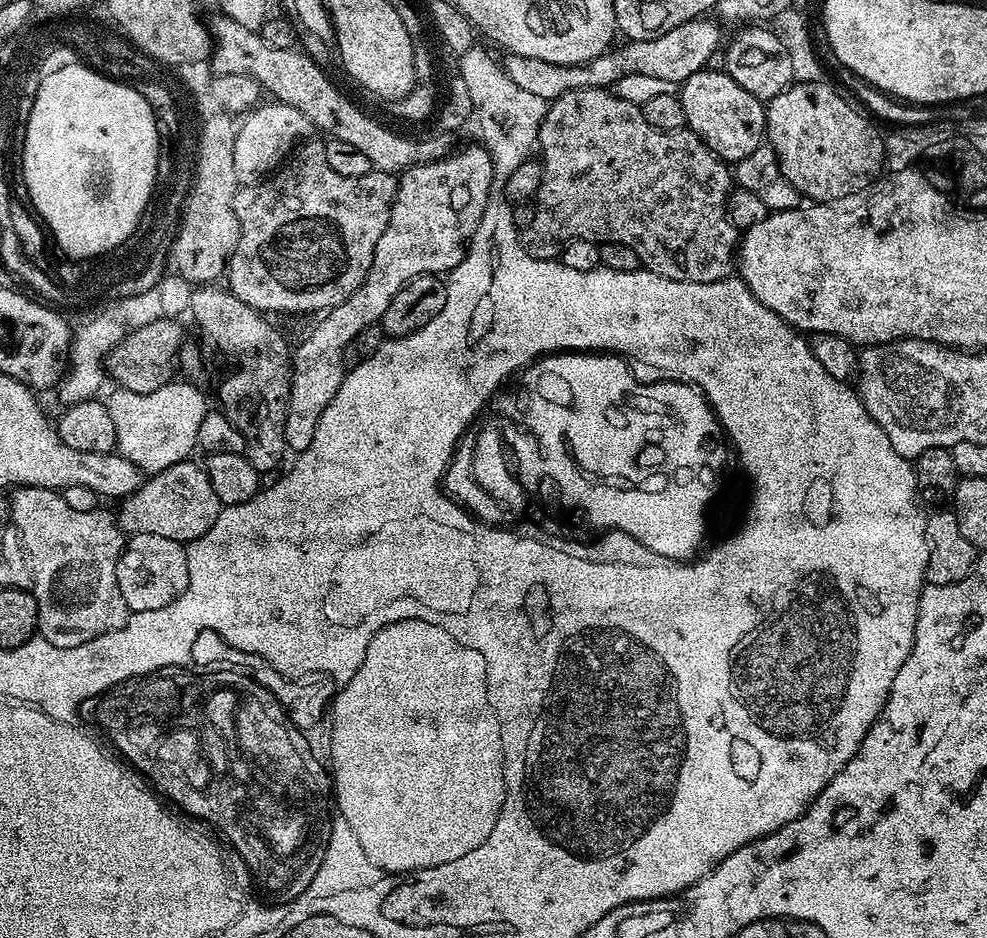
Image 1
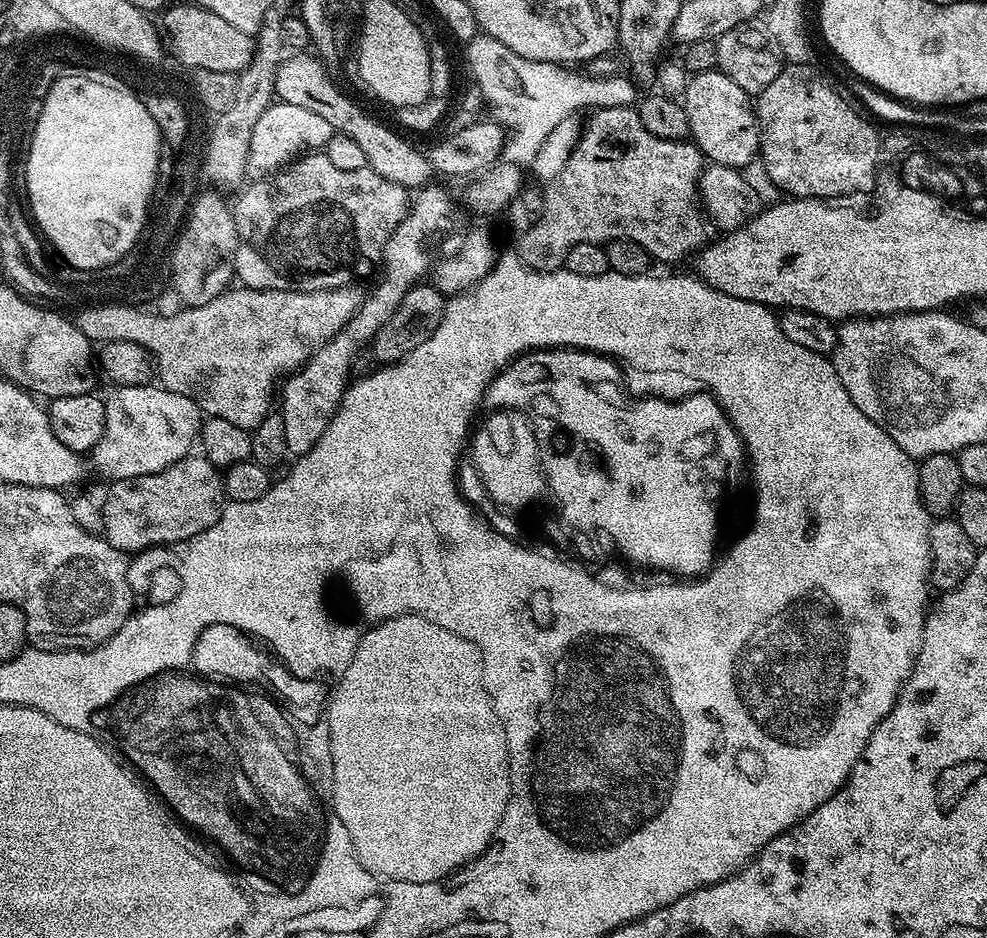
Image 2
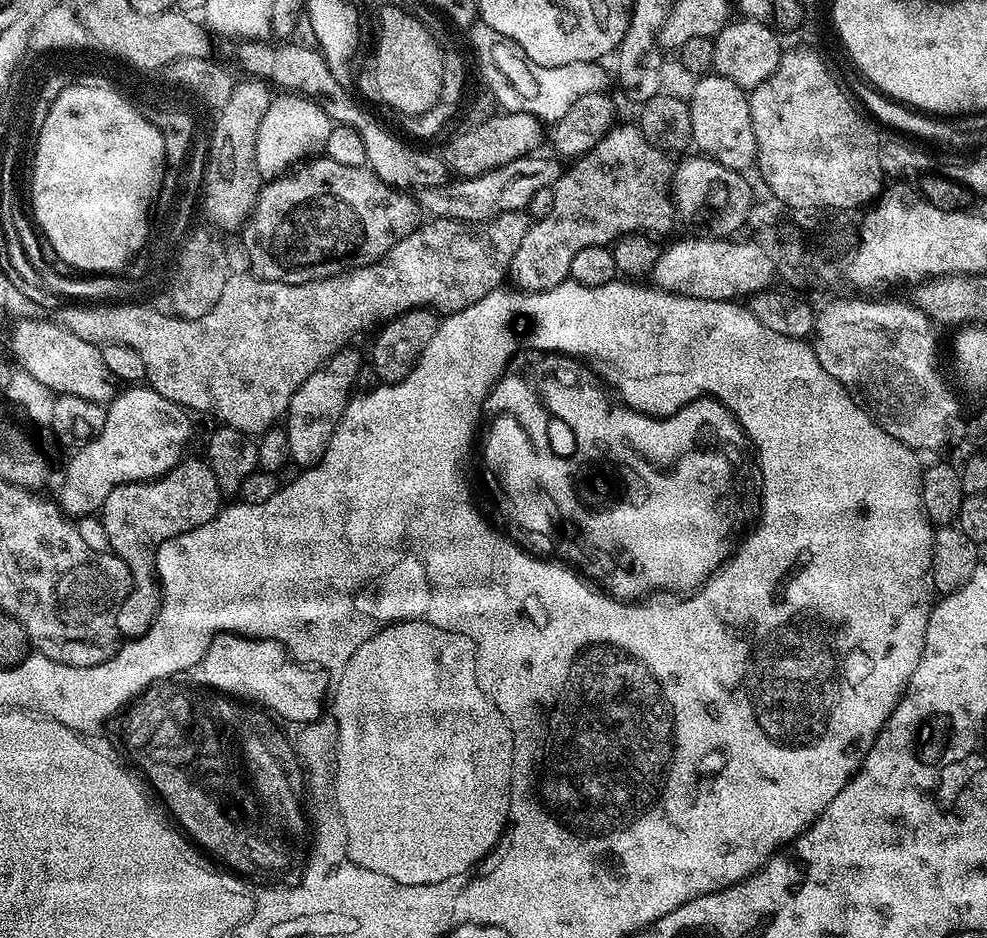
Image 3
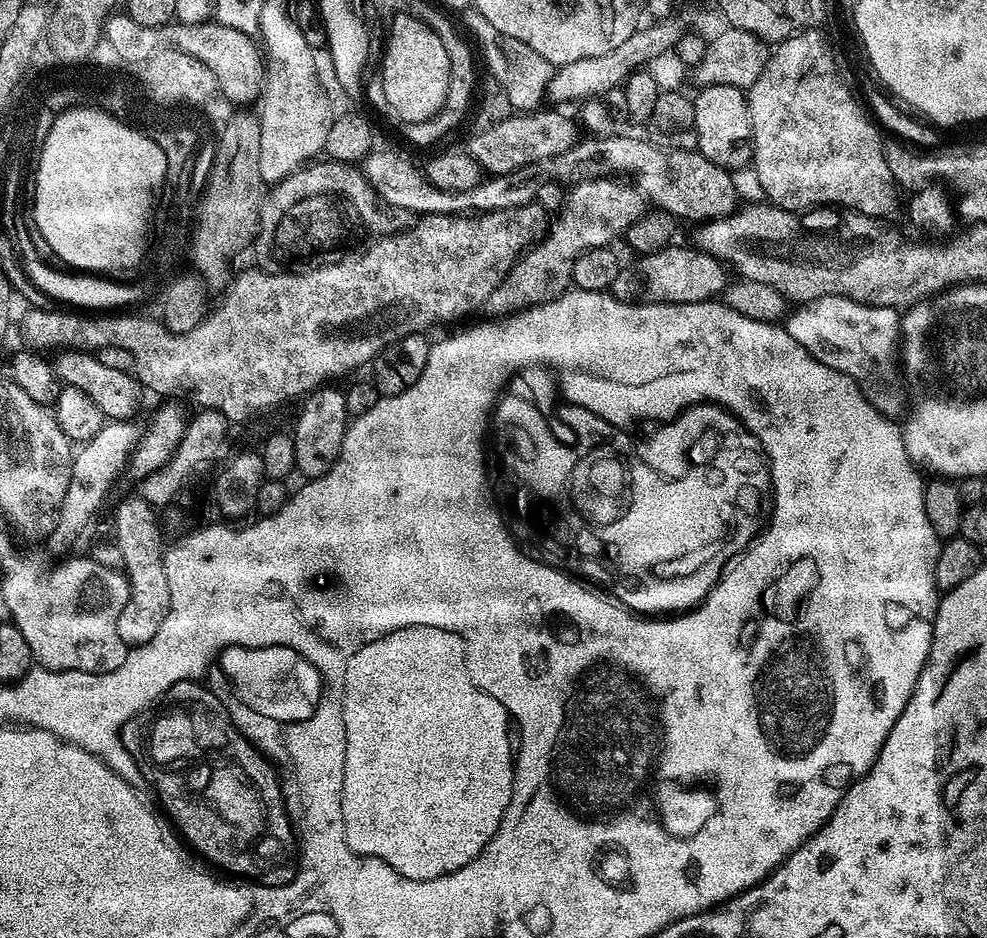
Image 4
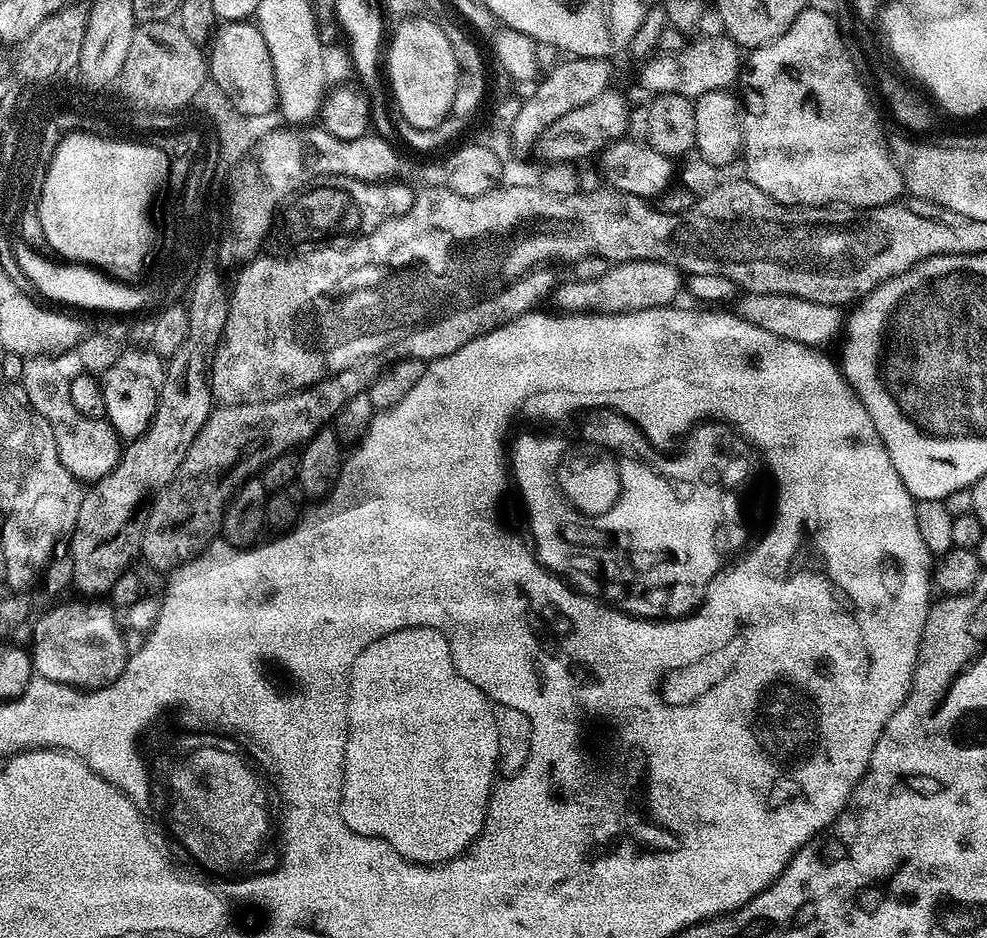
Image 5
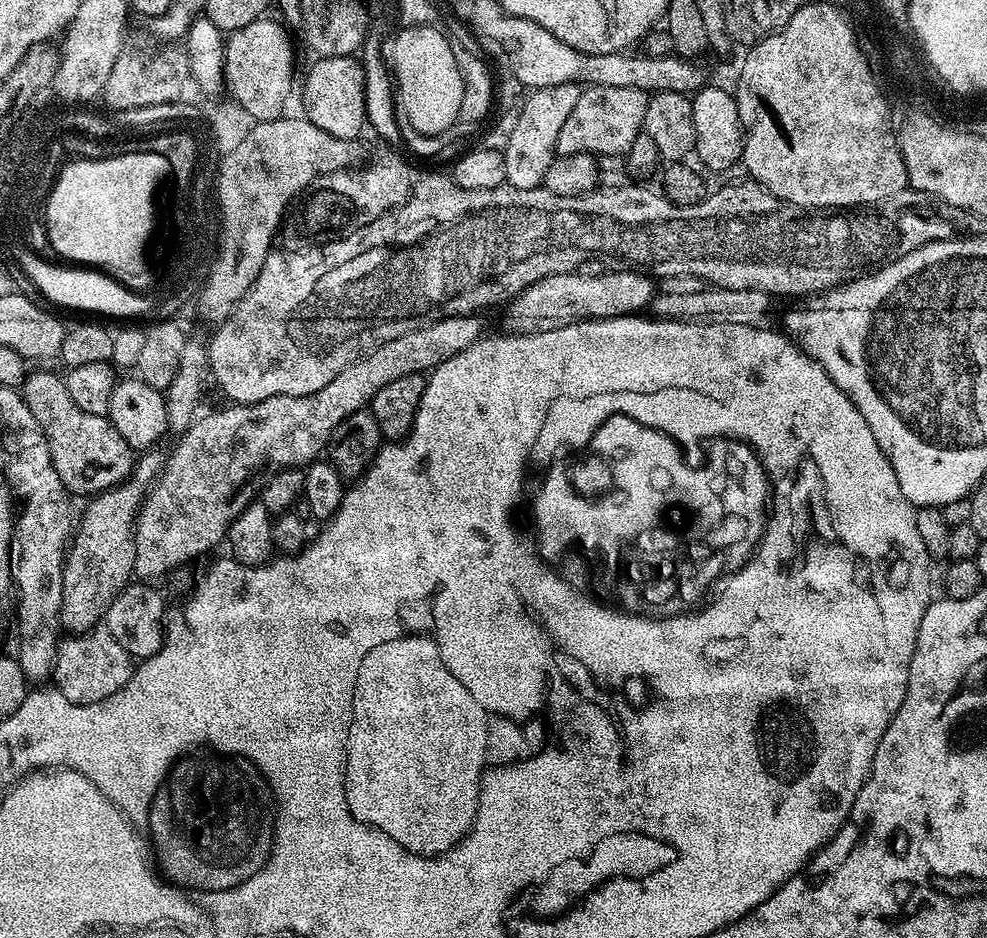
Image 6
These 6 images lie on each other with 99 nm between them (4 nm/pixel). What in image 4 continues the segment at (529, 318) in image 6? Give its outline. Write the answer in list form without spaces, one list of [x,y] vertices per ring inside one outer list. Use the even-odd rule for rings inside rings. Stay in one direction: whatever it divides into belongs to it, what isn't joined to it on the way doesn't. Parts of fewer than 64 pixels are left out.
[[[689,246],[689,248],[680,247],[663,248],[659,252],[639,255],[633,264],[625,263],[620,269],[618,278],[614,278],[610,289],[611,295],[618,300],[626,300],[630,304],[693,304],[694,302],[719,297],[724,291],[724,285],[729,283],[730,280],[725,265],[695,246]]]

